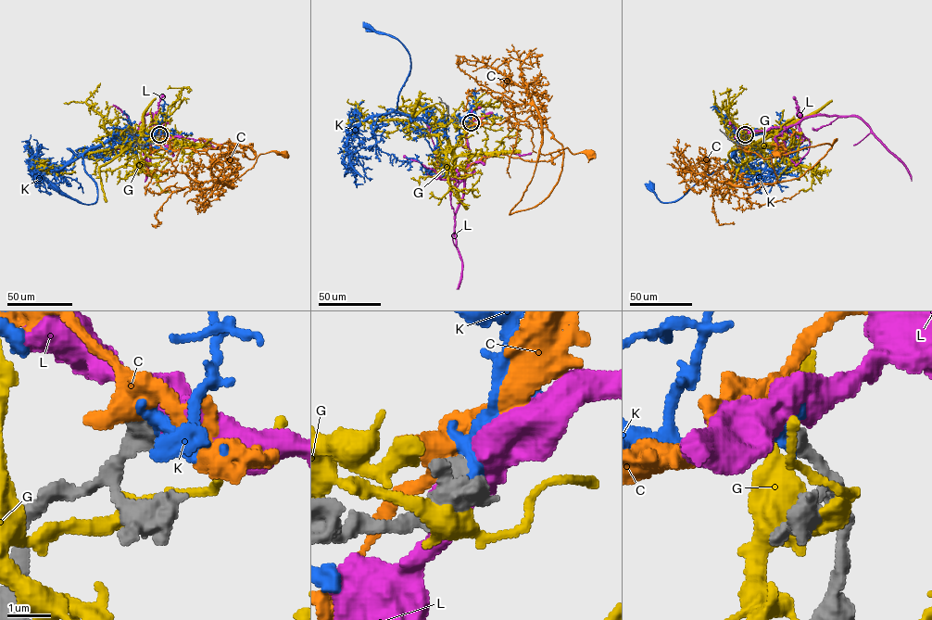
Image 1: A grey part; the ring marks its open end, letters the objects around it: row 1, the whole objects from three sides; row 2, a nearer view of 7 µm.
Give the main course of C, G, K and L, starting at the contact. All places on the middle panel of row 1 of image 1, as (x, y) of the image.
C: (470, 122), (536, 115), (561, 145), (561, 170), (551, 192), (510, 214), (539, 154), (567, 147), (591, 154)
G: (471, 124), (464, 124), (454, 149), (443, 136), (412, 122), (369, 122), (361, 116), (351, 124), (355, 158)
K: (471, 123), (466, 116), (434, 124), (398, 112), (409, 55), (396, 39), (363, 21)
L: (471, 123), (467, 133), (469, 150), (463, 193), (455, 215), (455, 236), (461, 270), (456, 288)

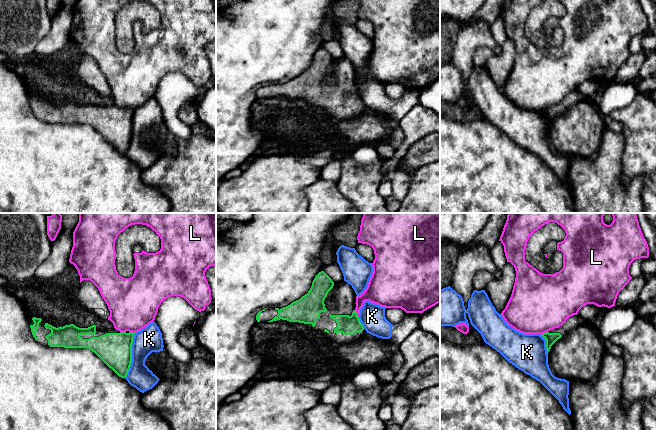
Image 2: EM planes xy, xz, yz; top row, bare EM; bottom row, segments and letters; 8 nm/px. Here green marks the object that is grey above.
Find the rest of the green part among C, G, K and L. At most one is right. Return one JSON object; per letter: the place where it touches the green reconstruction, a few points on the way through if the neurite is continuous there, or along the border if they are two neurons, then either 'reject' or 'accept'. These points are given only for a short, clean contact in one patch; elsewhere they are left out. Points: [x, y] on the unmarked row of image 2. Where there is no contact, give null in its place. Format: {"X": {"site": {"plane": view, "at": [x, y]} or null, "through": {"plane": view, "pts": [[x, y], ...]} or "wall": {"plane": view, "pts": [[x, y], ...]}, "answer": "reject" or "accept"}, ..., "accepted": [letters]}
{"C": {"site": null, "answer": "reject"}, "G": {"site": null, "answer": "reject"}, "K": {"site": {"plane": "xy", "at": [131, 132]}, "answer": "reject"}, "L": {"site": {"plane": "yz", "at": [543, 109]}, "wall": {"plane": "yz", "pts": [[547, 107], [540, 110]]}, "answer": "reject"}, "accepted": []}

